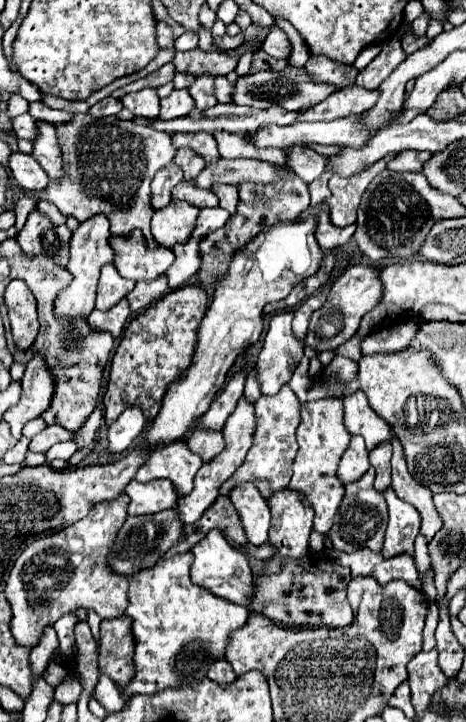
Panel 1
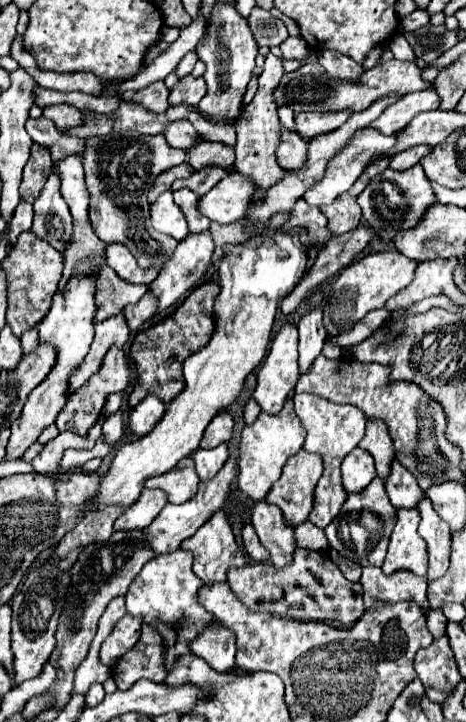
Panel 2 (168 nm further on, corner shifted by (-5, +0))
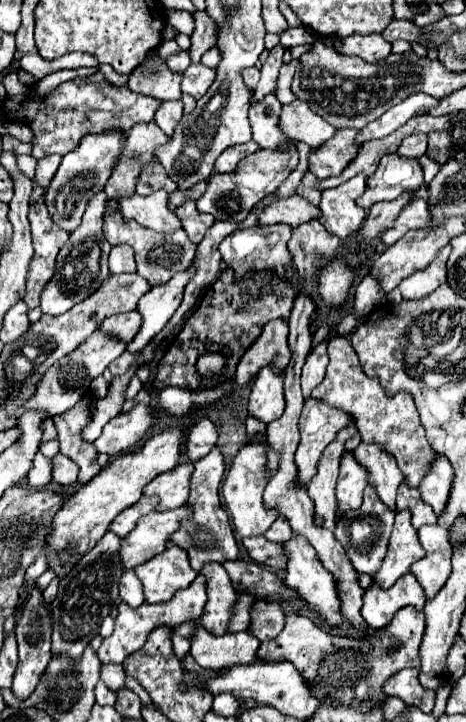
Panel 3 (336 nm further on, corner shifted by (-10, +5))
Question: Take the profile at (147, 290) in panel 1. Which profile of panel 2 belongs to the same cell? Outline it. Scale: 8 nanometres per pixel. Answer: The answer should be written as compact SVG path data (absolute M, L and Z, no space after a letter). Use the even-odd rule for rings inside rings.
M149 293L137 305L125 307L123 315L125 315L125 321L131 329L131 333L139 333L143 329L143 325L155 315L155 311L157 311L157 303L155 303L153 295L149 295Z

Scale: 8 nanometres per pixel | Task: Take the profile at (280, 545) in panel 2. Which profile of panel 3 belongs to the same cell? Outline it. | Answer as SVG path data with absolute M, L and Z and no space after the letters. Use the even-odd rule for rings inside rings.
M292 536L290 540L282 542L282 550L288 558L286 562L286 584L298 590L300 598L310 606L310 610L318 612L330 626L340 624L340 598L336 598L336 586L332 582L332 574L328 574L322 566L322 562L316 558L316 552L312 550L310 542L304 542L300 536Z

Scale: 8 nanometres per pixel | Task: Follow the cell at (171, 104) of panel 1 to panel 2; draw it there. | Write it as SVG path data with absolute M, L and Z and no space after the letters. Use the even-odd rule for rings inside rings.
M187 75L187 77L179 79L175 83L175 87L171 89L169 103L171 105L179 105L179 103L197 105L203 99L203 95L205 95L205 81L203 81L203 77Z

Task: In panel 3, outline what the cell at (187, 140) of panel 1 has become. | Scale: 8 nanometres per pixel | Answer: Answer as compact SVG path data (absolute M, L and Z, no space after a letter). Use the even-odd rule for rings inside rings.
M182 100L164 102L164 104L158 108L156 116L154 116L156 124L158 124L168 136L174 134L174 128L176 128L176 124L180 122L180 118L182 118Z

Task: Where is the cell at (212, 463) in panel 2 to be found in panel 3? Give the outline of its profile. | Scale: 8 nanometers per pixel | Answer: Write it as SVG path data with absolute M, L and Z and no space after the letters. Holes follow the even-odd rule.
M216 446L210 454L206 454L198 462L194 462L194 466L196 466L196 470L190 480L190 500L188 500L188 506L192 506L194 514L182 522L180 530L176 530L176 534L172 534L170 540L174 544L186 548L190 566L200 574L200 570L208 562L224 564L226 560L236 560L238 544L236 544L236 538L234 538L234 532L230 526L230 518L218 498L218 488L220 488L220 482L224 476L224 458L220 454L220 448Z

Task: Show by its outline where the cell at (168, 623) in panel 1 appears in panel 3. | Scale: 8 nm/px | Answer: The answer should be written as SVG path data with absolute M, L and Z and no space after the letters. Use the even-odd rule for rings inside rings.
M170 542L162 554L136 566L134 572L140 578L144 586L144 598L150 604L166 602L174 596L174 592L190 586L198 576L190 568L188 554L184 554L184 550L180 550L180 546L174 542Z

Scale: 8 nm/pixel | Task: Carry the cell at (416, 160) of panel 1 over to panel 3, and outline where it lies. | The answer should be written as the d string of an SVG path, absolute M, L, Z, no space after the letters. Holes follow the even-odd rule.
M414 134L404 138L404 142L398 148L398 154L404 158L420 158L426 154L426 142L428 136L426 134Z

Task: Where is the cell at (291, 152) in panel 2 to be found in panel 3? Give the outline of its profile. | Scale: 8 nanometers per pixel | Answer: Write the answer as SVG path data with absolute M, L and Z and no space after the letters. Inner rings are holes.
M268 94L262 102L250 106L250 126L254 132L254 140L260 148L276 148L282 144L296 144L294 140L286 138L280 130L280 110L282 104L276 100L274 94Z

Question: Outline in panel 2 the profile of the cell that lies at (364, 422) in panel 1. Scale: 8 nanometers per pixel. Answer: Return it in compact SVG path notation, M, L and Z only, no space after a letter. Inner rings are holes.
M367 421L365 437L359 441L359 447L365 449L373 457L377 475L385 481L389 477L389 467L395 459L395 453L391 447L391 437L387 435L387 427L383 427L383 423Z

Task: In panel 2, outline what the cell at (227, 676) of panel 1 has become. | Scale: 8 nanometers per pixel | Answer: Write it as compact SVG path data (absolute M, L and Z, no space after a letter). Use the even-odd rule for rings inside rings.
M217 619L191 641L191 653L203 657L219 673L235 667L235 651L235 635Z

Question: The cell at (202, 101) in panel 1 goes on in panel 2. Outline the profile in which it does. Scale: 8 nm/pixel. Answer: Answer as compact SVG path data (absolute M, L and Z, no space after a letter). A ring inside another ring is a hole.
M215 1L209 23L207 23L205 41L197 47L199 59L207 65L207 71L203 75L203 79L207 83L207 93L197 105L203 119L207 119L215 125L233 125L235 123L235 119L241 115L241 109L243 109L243 95L245 95L247 83L251 79L257 53L259 53L259 45L253 37L247 17L243 17L235 9L235 3Z

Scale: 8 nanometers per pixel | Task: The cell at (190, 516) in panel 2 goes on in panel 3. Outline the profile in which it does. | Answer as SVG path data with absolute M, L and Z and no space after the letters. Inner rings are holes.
M188 506L146 514L122 542L120 558L124 566L132 570L134 566L144 564L156 554L164 552L166 544L170 542L170 534L180 528L180 520L188 518L188 514L192 514Z

